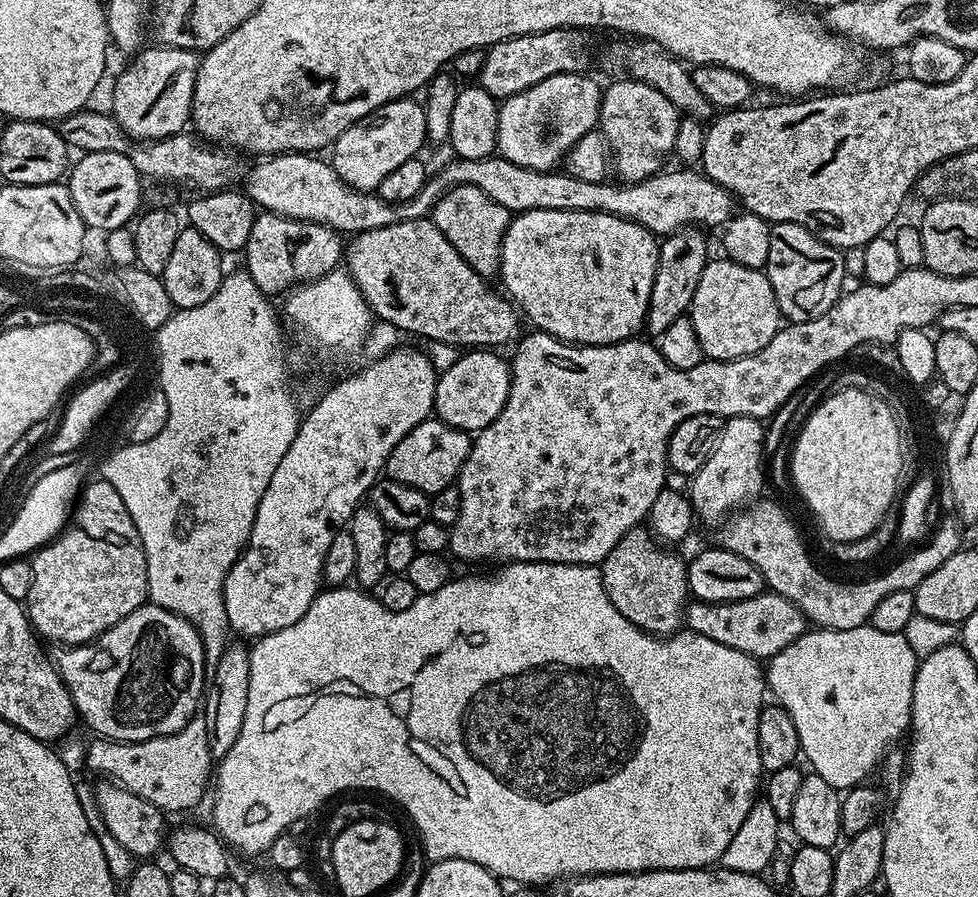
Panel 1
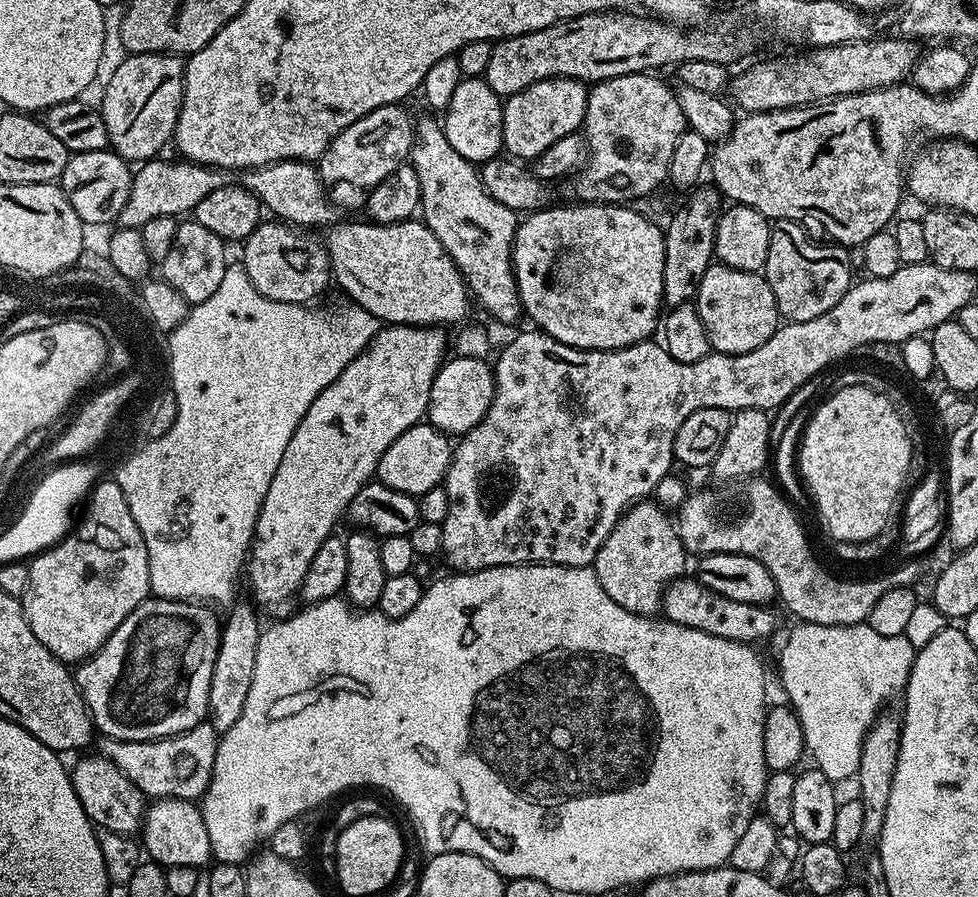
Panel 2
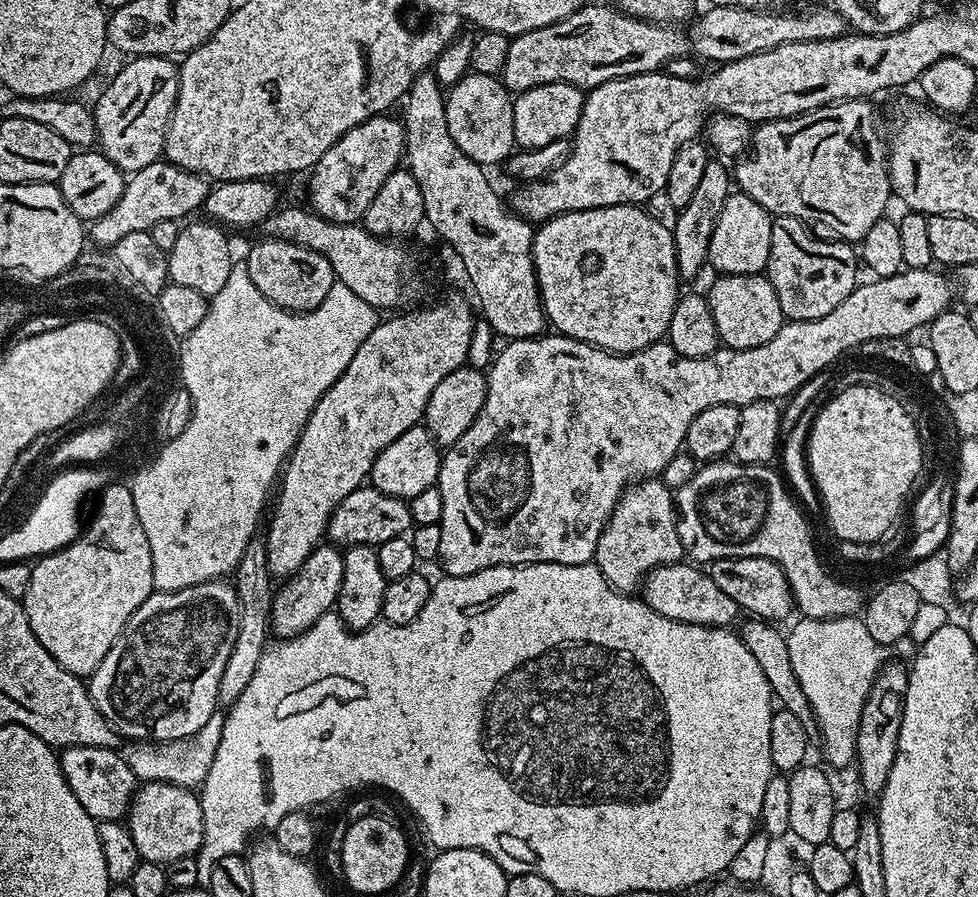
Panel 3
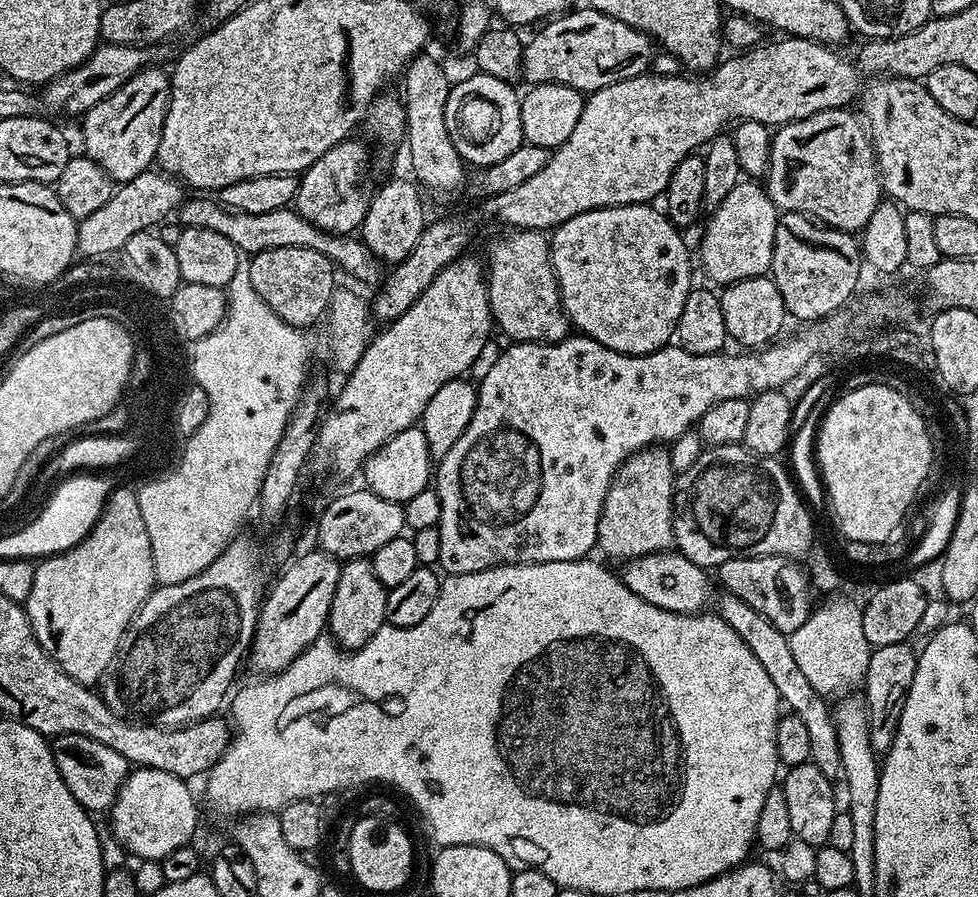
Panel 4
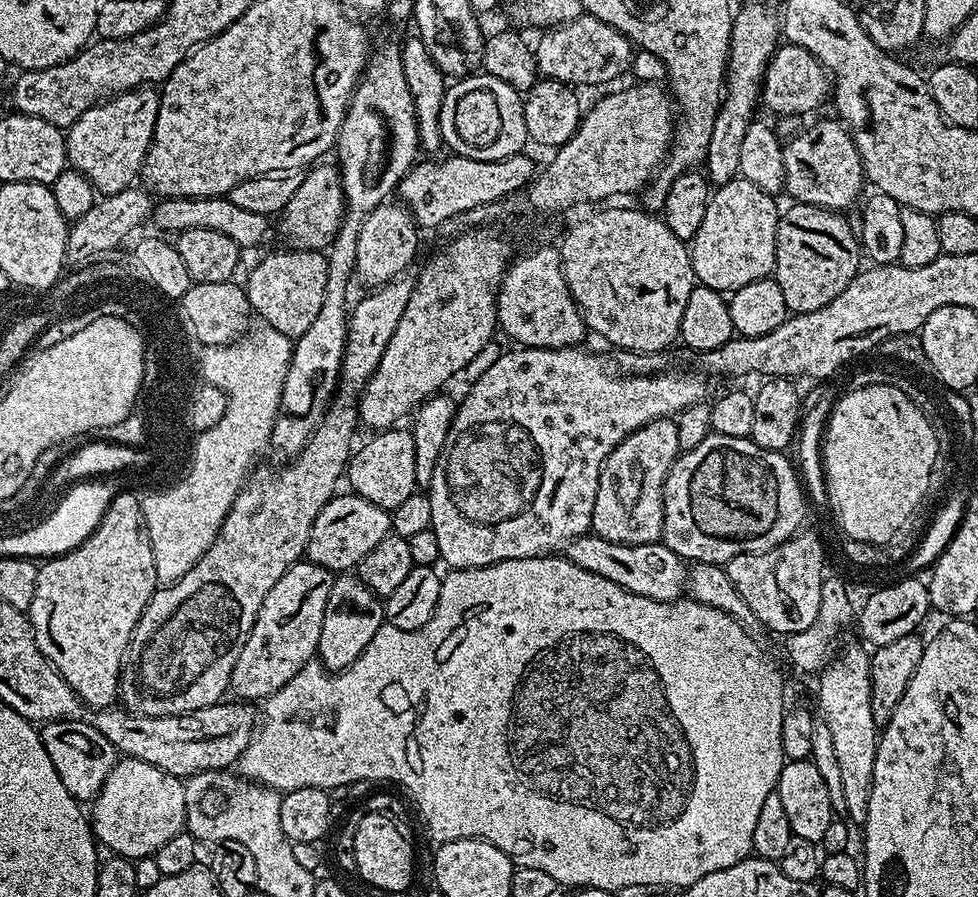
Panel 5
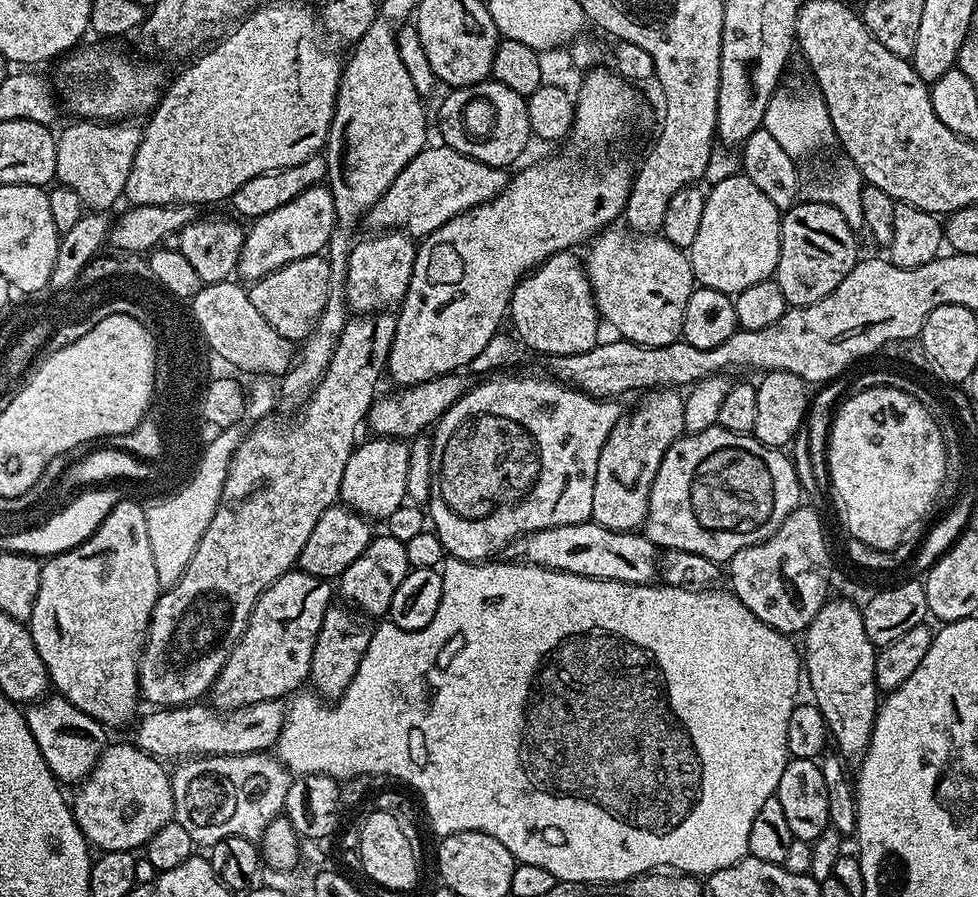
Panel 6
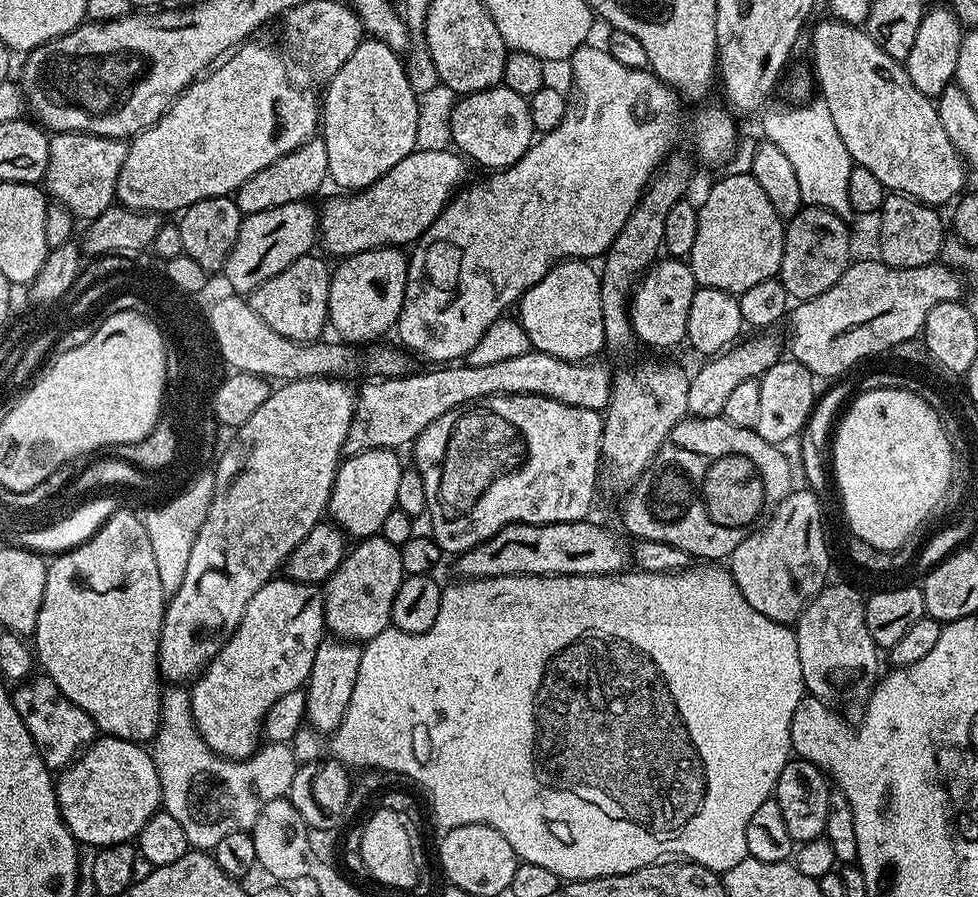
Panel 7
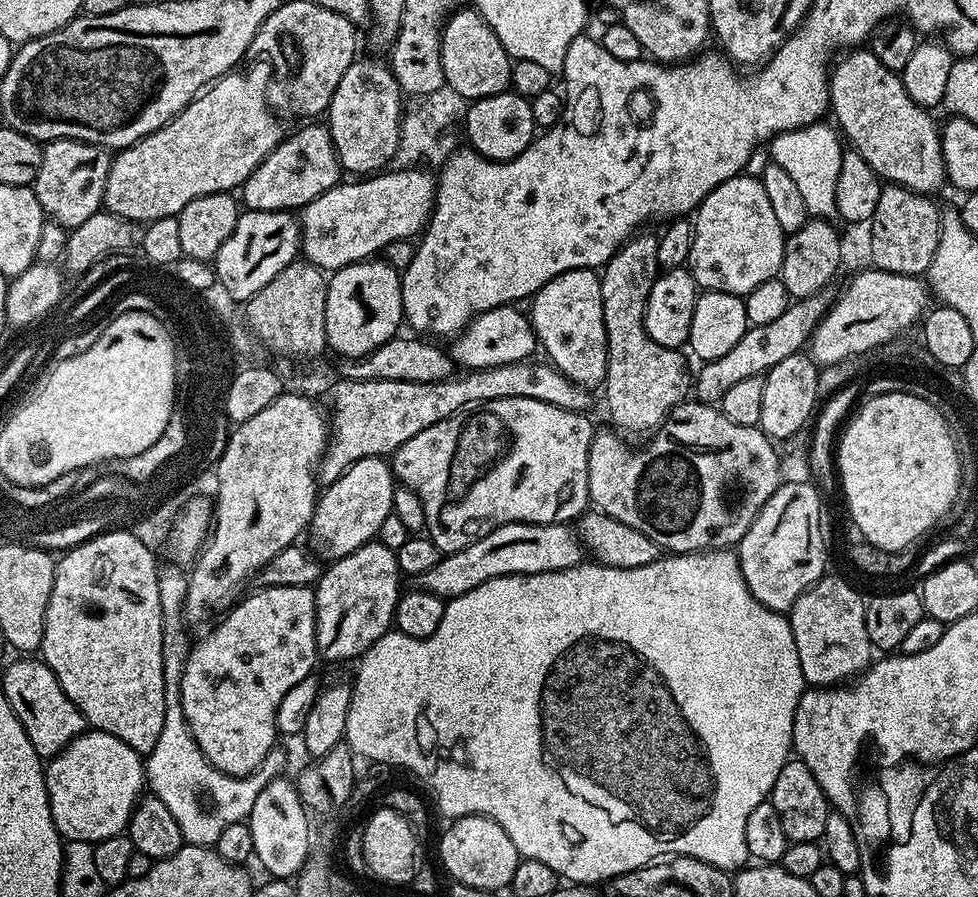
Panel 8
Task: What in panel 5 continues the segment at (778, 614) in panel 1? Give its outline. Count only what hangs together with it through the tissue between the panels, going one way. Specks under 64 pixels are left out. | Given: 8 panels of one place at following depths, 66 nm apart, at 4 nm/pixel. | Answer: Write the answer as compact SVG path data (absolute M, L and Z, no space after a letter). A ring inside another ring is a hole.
M595 534L579 536L566 548L567 559L573 560L582 570L598 574L634 594L655 600L678 600L686 592L686 564L674 550L662 542L654 544L619 544Z

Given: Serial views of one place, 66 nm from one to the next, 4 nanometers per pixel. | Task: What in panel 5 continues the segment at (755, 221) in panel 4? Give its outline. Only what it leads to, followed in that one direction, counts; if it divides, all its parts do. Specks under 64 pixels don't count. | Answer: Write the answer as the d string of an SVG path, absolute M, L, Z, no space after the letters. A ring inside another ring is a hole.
M737 178L719 185L709 195L706 215L702 217L702 226L698 226L698 234L690 241L692 253L692 269L697 281L703 287L721 294L737 292L742 286L750 286L750 282L769 279L776 270L776 231L780 221L780 212L771 195L763 192L754 182Z

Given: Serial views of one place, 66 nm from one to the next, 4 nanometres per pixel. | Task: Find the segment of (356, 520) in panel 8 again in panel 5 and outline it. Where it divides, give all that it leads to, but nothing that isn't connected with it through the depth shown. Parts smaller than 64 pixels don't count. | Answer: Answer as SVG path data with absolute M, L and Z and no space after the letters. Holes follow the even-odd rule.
M393 426L372 436L364 445L357 447L346 469L346 484L357 496L366 498L378 506L389 510L396 508L410 494L418 491L416 466L414 464L414 438L407 427Z

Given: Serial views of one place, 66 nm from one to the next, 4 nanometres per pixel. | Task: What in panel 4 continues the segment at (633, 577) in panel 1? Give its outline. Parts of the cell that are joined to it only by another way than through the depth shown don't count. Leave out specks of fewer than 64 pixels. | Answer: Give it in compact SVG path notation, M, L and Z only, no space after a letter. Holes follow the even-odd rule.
M649 446L627 456L612 476L606 490L606 502L598 518L596 542L599 551L627 562L673 547L672 517L674 515L674 473L668 448Z

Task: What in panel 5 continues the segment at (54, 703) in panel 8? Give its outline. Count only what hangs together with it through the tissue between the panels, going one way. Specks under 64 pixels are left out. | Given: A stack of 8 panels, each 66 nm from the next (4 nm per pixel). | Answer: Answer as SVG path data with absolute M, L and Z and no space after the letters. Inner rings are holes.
M84 718L53 720L39 729L42 746L46 746L46 754L50 754L50 762L54 762L54 770L58 770L58 778L62 778L62 786L70 790L75 800L91 802L102 790L110 770L116 765L118 753L114 745L106 742L96 727Z

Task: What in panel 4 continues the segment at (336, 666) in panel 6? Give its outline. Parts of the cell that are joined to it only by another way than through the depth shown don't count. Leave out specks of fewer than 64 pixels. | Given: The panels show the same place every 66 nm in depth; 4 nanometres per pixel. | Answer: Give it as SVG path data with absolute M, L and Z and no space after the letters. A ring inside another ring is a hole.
M371 559L345 560L338 574L338 586L334 586L334 598L330 602L327 631L344 650L355 650L366 646L374 634L386 623L386 602L388 589L374 574Z

